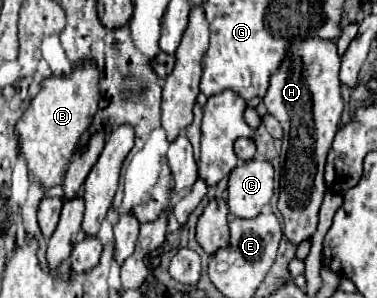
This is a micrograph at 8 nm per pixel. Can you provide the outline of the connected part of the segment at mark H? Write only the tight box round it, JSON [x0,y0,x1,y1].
[264,37,344,243]

